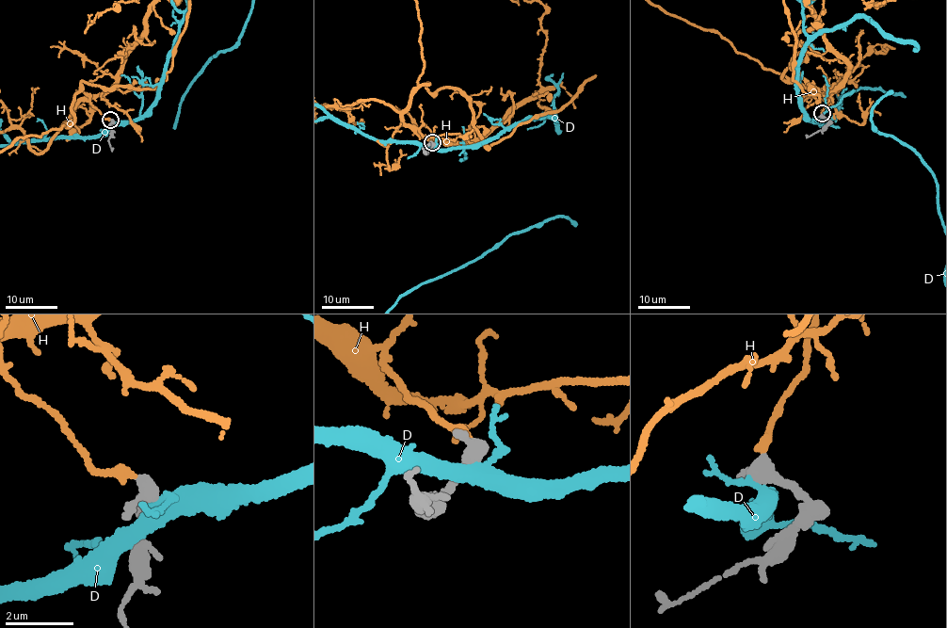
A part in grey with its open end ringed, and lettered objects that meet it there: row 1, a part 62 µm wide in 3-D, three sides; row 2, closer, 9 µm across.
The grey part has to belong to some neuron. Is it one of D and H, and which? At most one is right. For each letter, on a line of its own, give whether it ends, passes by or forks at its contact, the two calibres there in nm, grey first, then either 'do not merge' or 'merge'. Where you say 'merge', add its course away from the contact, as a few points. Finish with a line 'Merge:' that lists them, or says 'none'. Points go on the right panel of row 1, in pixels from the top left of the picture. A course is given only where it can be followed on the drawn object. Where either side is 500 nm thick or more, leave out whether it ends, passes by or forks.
D: it forks; calibres 360 and 400 nm; do not merge
H: it ends; calibres 340 and 220 nm; merge
Merge: H

